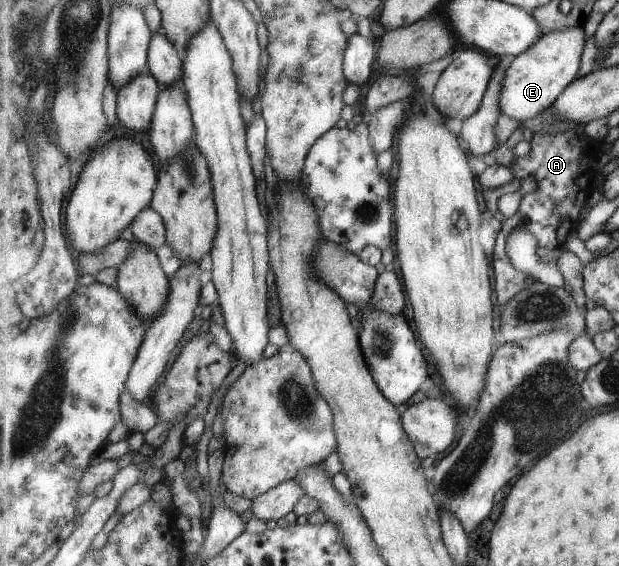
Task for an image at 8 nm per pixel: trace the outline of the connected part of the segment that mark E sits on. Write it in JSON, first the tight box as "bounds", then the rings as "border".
{"bounds":[501,25,587,121],"border":[[[575,25],[558,31],[545,31],[527,51],[510,59],[501,93],[501,110],[515,120],[524,121],[543,113],[560,98],[564,90],[579,76],[581,56],[587,34],[583,25]]]}

